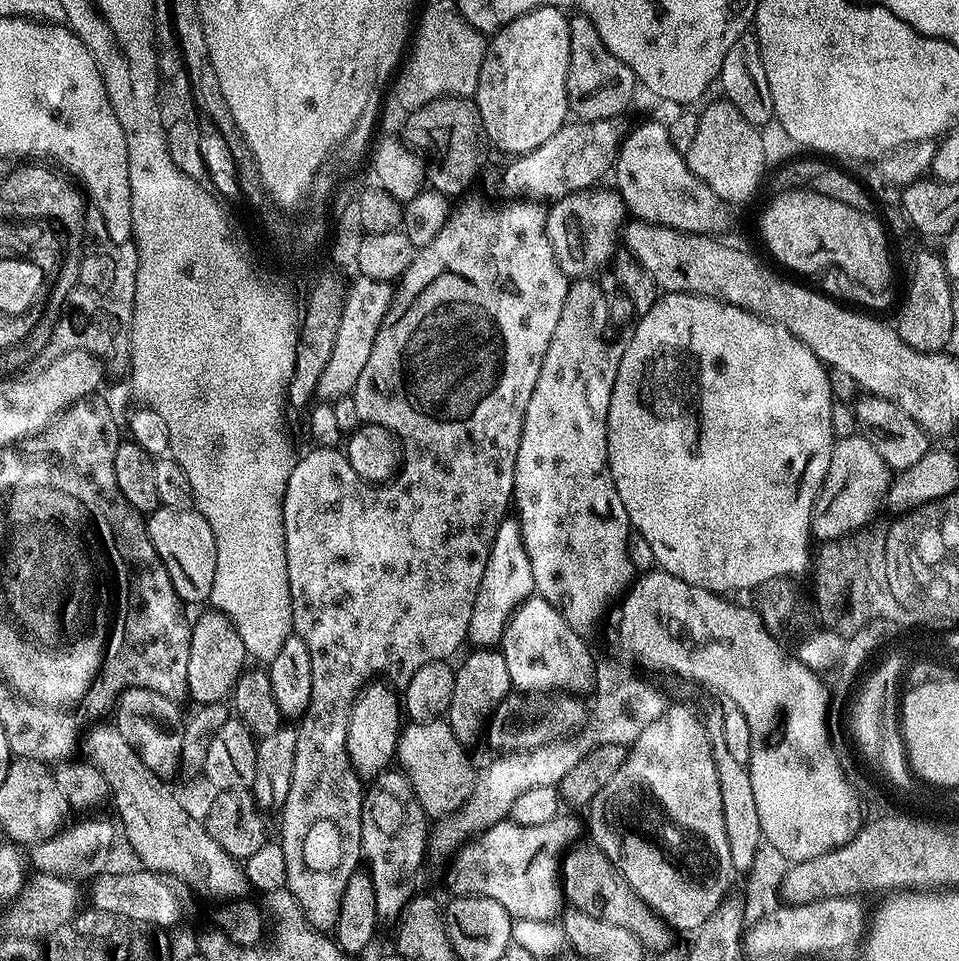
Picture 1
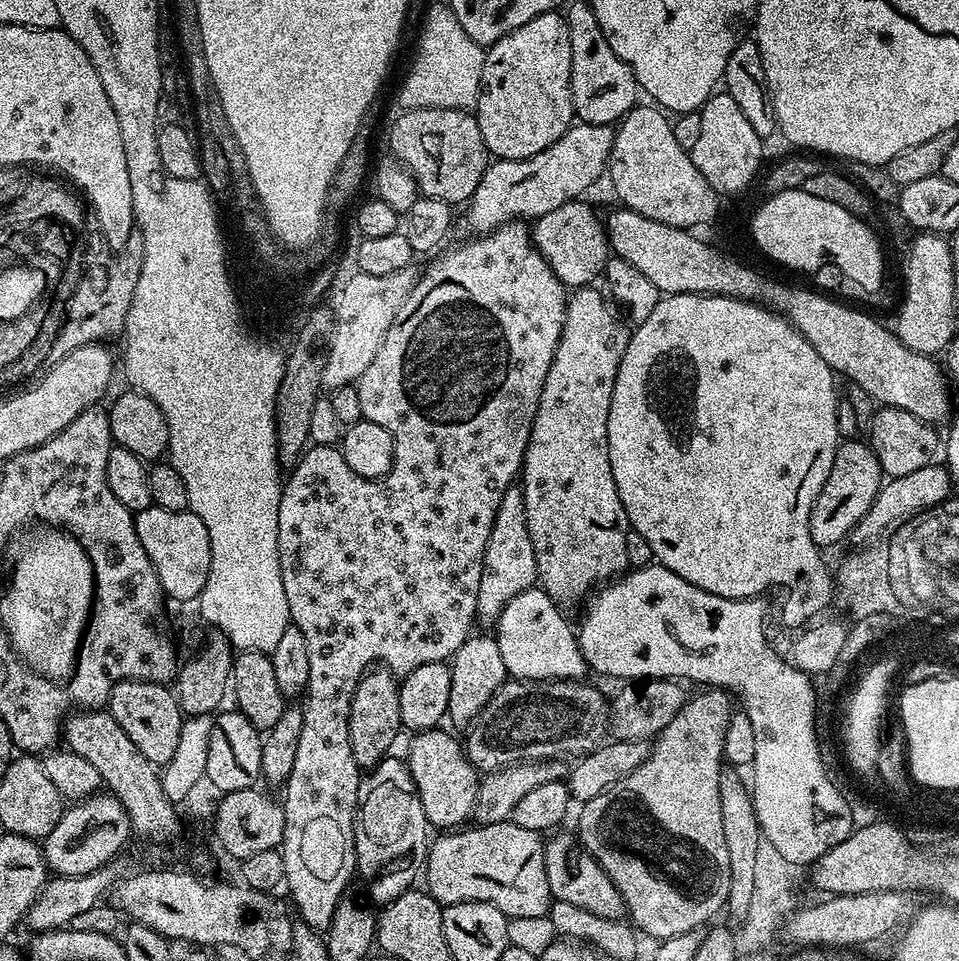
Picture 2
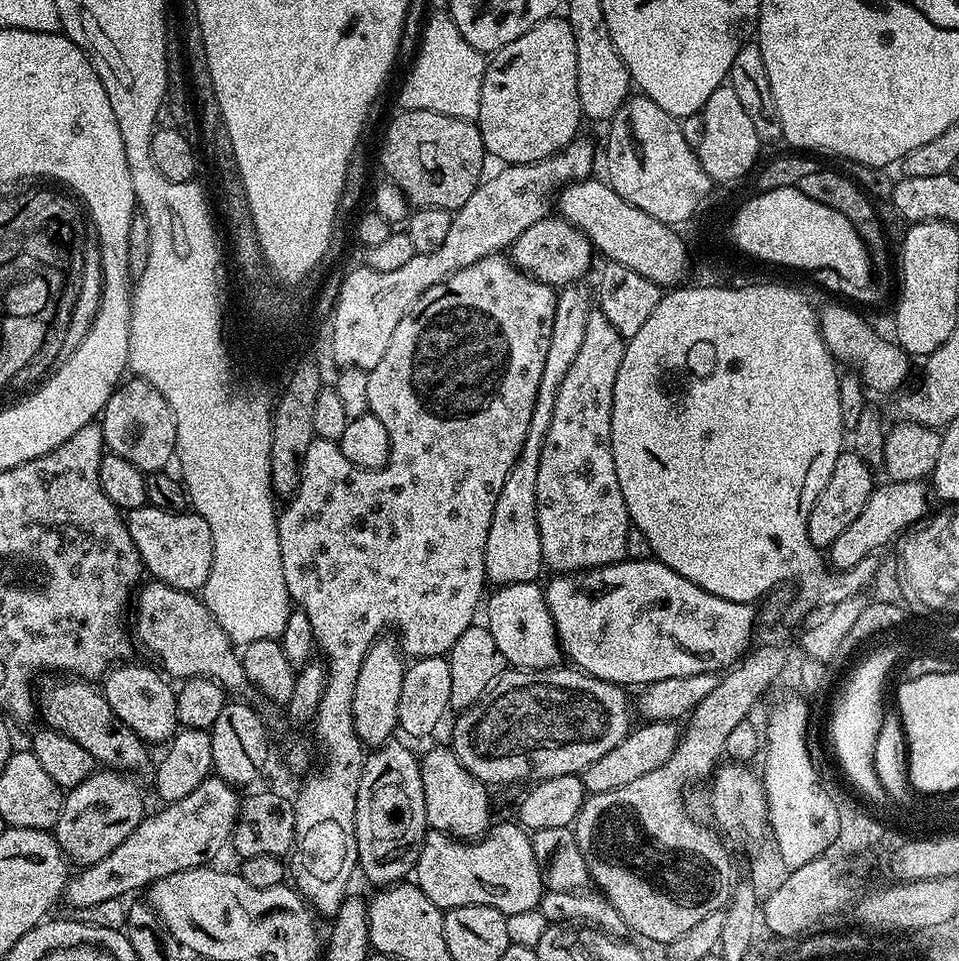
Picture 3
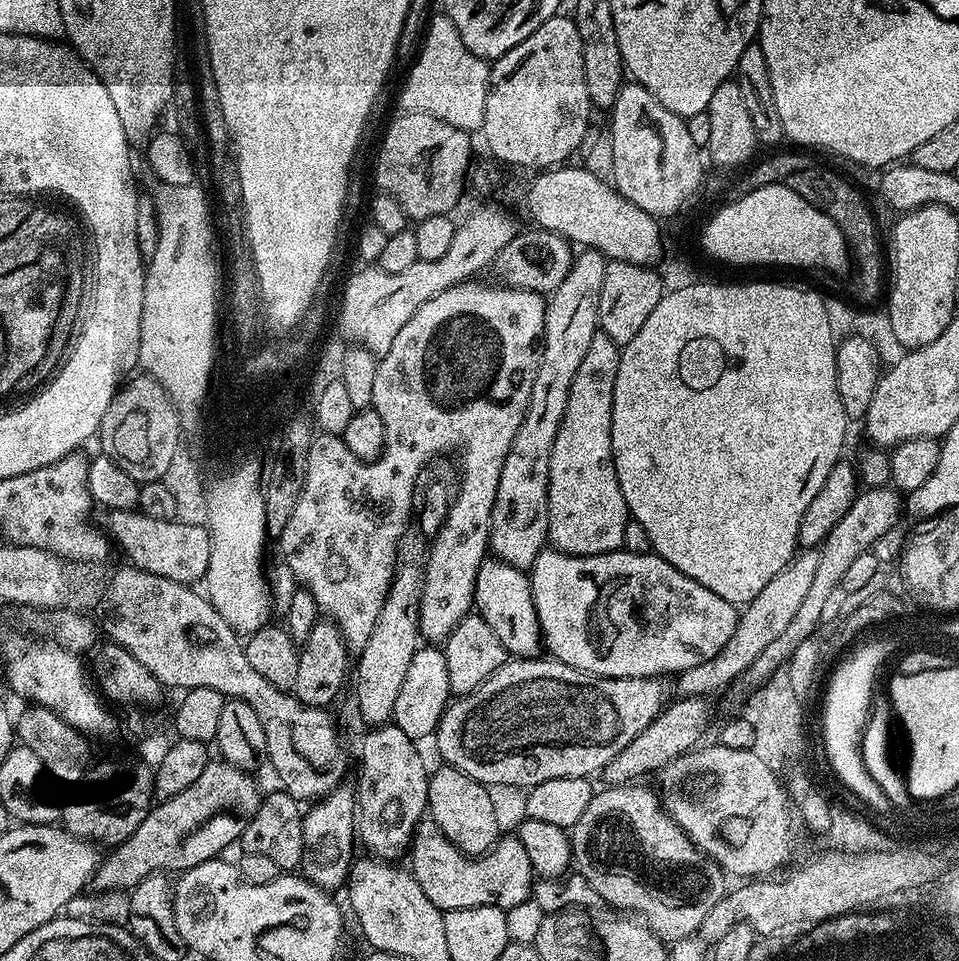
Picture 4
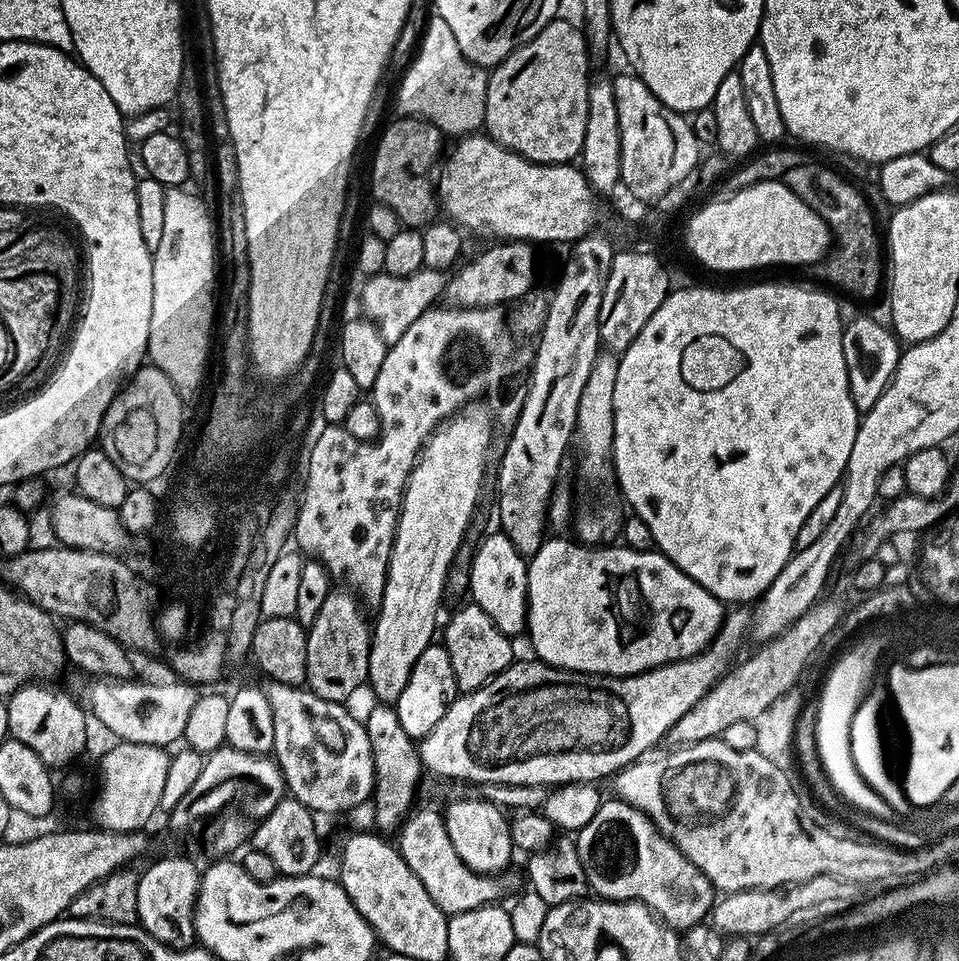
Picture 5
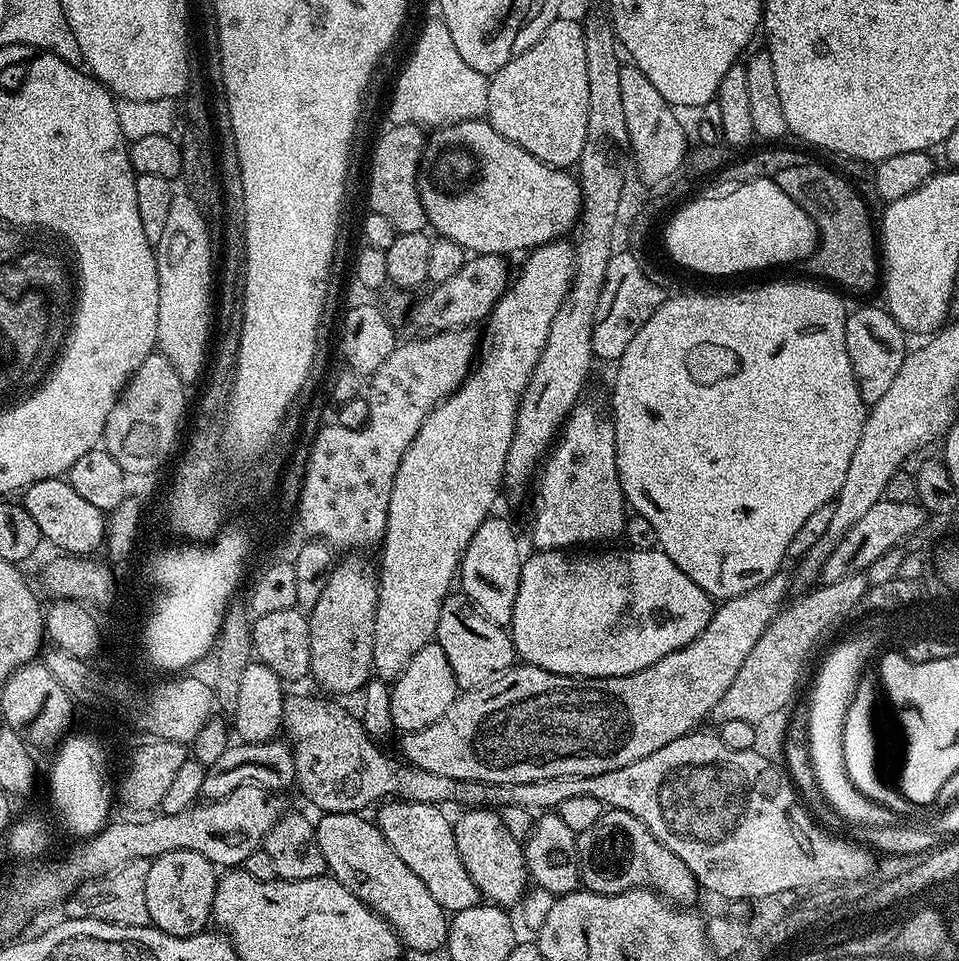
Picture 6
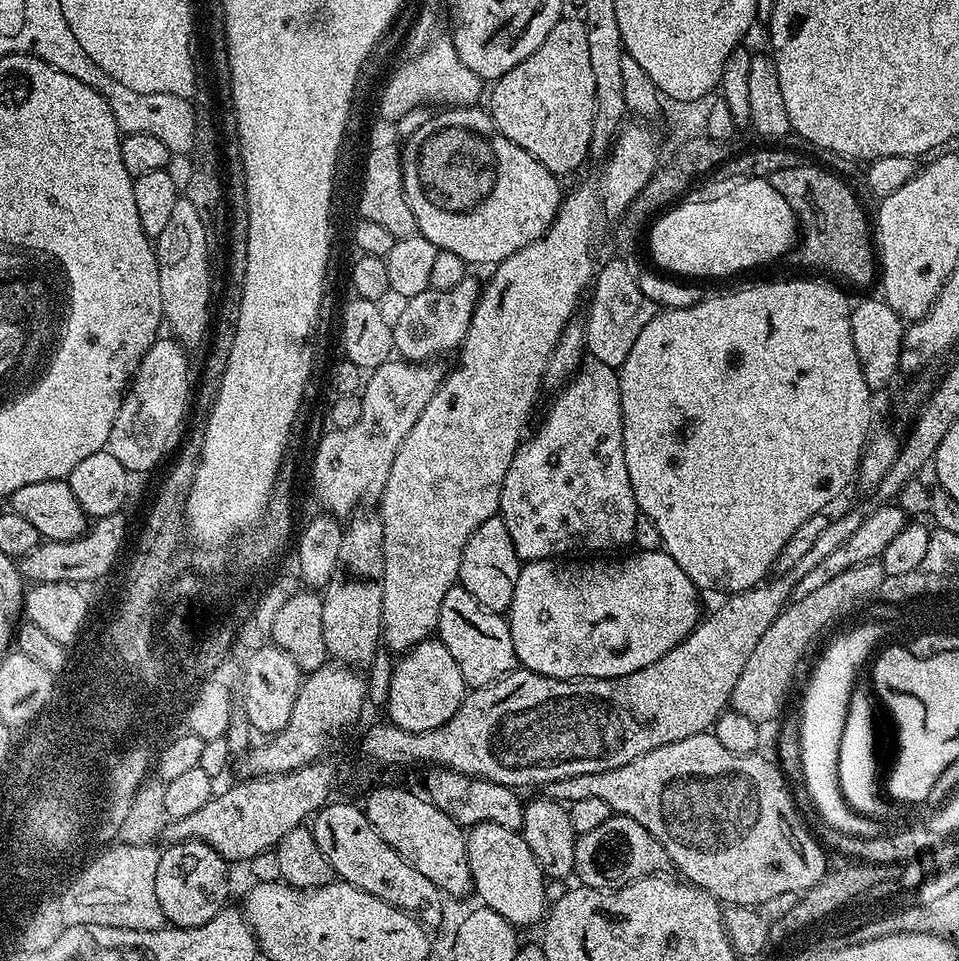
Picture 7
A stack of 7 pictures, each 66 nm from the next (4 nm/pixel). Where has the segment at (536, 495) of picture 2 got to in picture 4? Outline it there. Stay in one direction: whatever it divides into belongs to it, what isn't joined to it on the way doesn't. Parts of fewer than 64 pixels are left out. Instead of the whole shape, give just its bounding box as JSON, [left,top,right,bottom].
[548,334,630,556]

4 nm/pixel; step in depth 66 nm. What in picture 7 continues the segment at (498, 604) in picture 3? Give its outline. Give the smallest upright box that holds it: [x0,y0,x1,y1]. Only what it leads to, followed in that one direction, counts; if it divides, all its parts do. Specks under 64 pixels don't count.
[458,514,522,614]

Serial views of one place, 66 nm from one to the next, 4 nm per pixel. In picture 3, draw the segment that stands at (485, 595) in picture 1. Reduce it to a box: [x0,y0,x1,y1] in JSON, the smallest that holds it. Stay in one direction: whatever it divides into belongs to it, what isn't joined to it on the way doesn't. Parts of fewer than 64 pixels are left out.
[484,283,590,585]

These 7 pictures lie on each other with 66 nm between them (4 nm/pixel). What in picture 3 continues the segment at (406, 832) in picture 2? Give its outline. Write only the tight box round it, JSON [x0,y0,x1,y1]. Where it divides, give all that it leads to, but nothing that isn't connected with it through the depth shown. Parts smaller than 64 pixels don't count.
[355,740,428,888]

